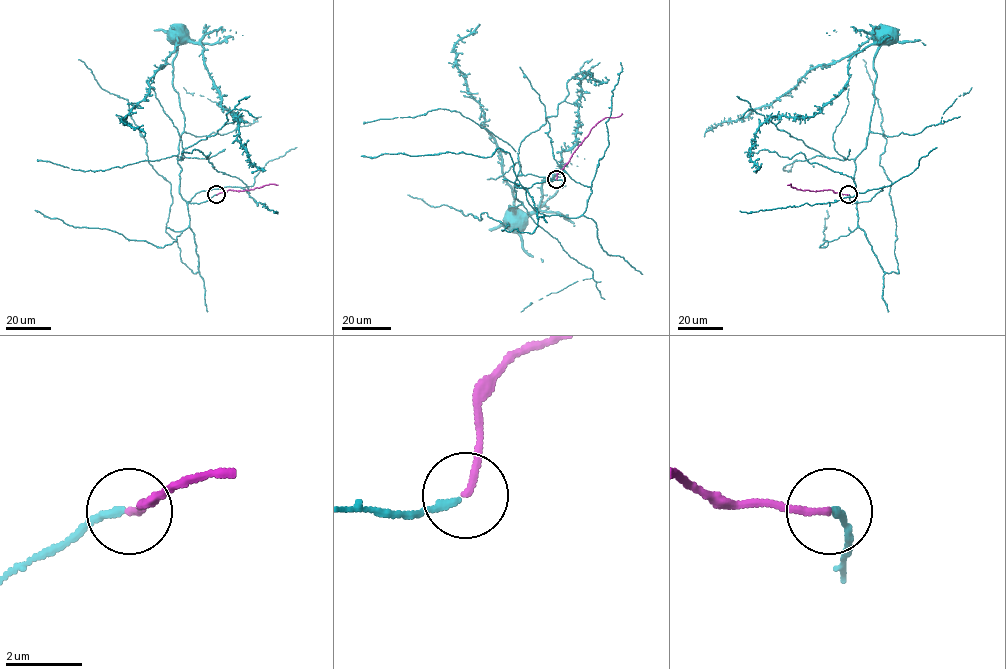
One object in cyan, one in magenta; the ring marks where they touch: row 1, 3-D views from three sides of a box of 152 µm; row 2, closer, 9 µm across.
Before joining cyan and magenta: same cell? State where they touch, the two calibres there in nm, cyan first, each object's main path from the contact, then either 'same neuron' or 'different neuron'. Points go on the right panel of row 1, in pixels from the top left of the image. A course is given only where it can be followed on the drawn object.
place (848, 194); calibres 190 and 180 nm; course cyan (849, 194), (852, 203), (857, 202), (854, 158), (866, 146), (874, 106), (873, 58), (880, 34); course magenta (848, 194), (828, 189), (797, 189), (787, 185); same neuron

